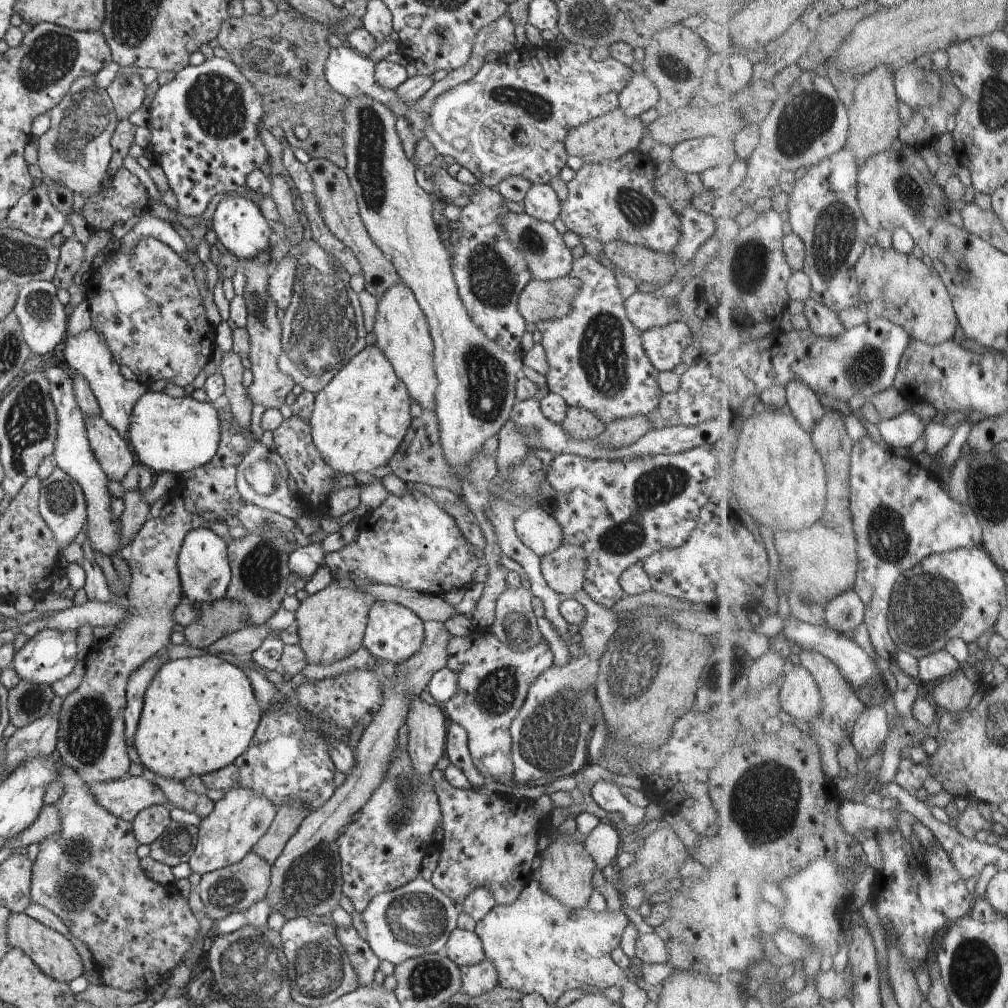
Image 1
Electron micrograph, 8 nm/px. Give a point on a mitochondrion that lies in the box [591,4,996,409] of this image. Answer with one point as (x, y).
(834, 234)

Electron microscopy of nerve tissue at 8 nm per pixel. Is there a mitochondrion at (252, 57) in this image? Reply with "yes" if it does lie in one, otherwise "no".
yes

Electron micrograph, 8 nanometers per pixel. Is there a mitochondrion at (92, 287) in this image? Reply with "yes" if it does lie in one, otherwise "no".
no

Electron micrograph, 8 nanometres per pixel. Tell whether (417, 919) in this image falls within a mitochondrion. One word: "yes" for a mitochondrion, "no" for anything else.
yes

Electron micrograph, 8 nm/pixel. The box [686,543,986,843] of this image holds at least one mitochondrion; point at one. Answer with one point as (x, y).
(931, 604)

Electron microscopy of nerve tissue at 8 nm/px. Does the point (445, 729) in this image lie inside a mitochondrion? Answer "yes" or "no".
no

